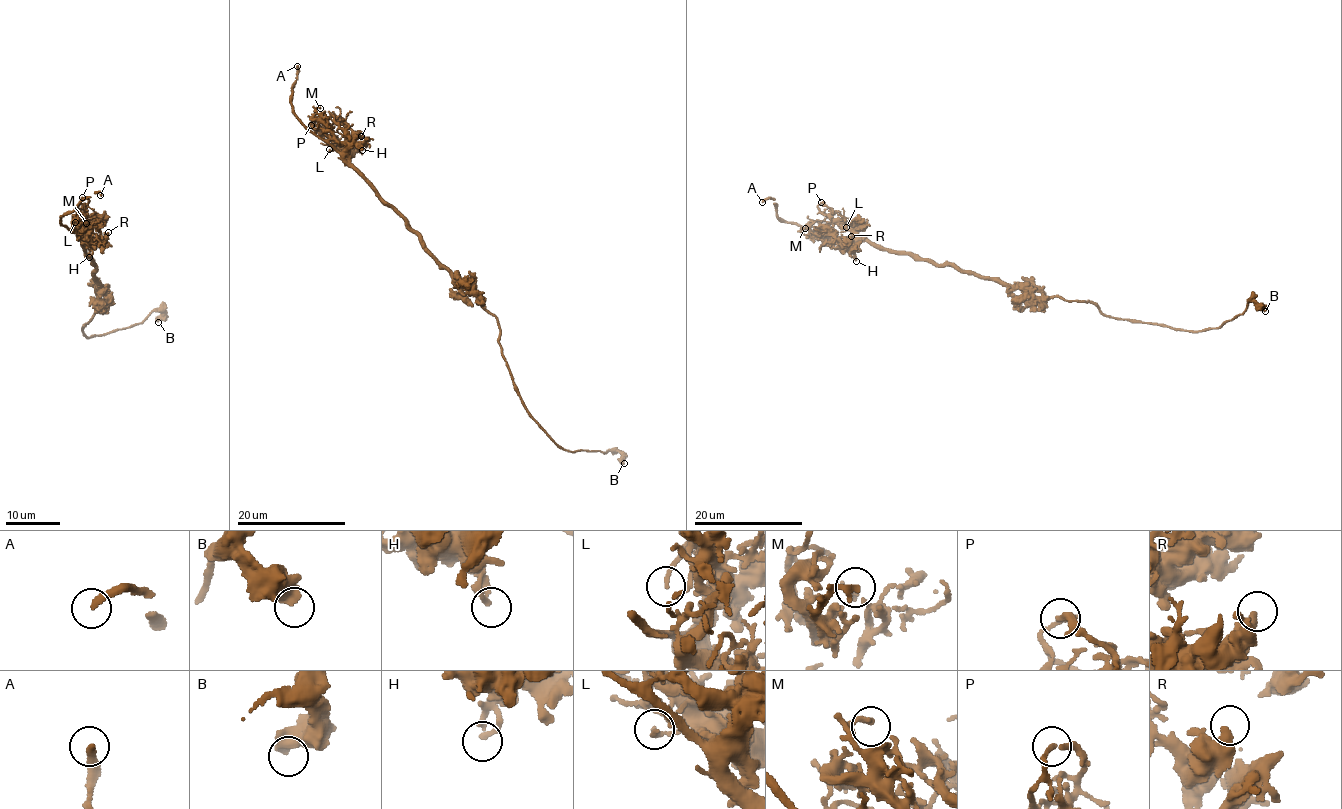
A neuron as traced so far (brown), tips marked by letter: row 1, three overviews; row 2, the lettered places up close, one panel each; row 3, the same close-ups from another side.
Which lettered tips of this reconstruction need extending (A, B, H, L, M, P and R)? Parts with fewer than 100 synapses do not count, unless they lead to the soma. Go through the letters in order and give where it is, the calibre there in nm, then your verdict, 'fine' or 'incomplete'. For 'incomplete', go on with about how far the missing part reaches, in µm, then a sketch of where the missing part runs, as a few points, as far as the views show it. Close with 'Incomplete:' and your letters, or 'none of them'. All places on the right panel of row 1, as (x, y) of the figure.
A: (762, 202) | 280 nm | incomplete | 50 µm | (762, 202), (753, 211), (746, 211), (737, 203), (734, 185), (753, 66), (762, 51)
B: (1265, 311) | 600 nm | fine
H: (856, 261) | 280 nm | fine
L: (846, 227) | 130 nm | fine
M: (805, 228) | 150 nm | fine
P: (821, 202) | 170 nm | fine
R: (851, 236) | 400 nm | fine
Incomplete: A

